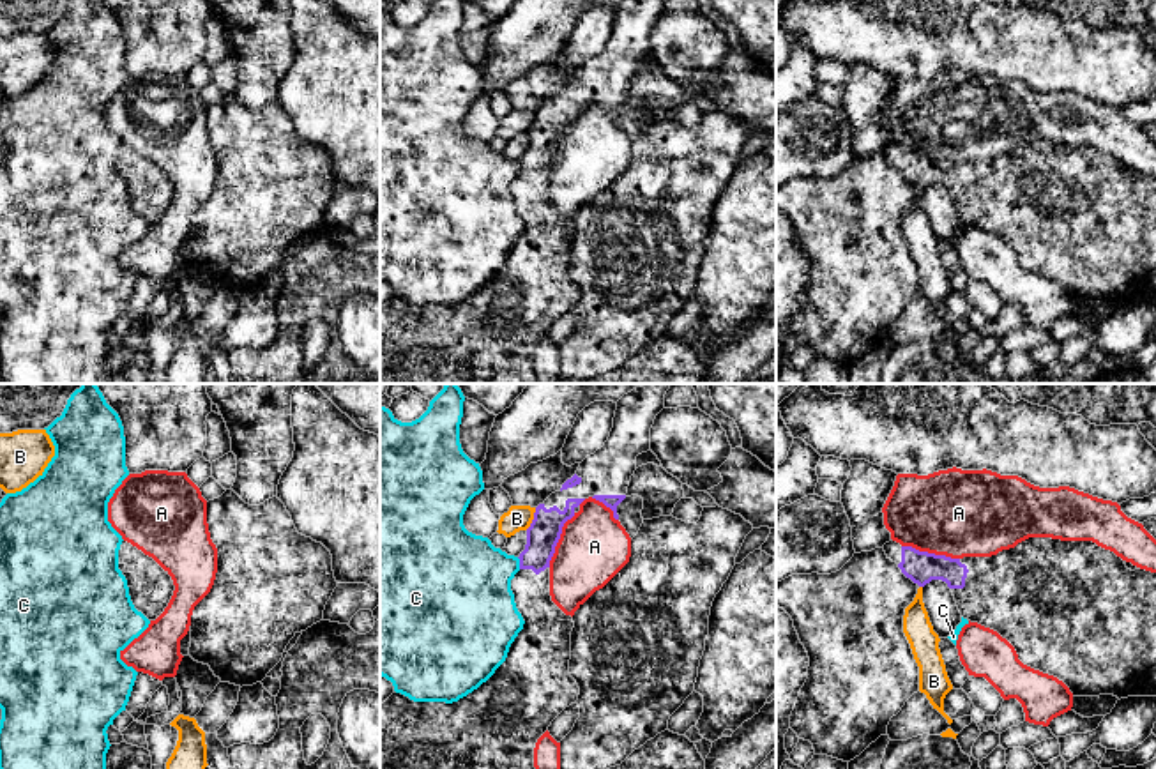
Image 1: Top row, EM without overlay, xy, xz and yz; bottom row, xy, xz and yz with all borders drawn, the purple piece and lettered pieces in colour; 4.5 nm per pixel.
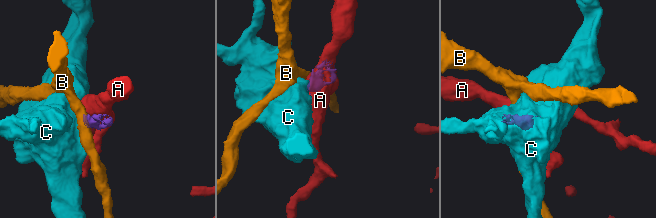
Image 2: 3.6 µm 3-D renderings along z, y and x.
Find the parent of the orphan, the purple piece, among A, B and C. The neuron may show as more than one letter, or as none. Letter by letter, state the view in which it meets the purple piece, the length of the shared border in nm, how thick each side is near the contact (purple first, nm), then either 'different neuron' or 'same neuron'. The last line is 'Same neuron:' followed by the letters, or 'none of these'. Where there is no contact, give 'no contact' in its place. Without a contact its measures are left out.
A: meets purple in yz; contact 280 nm long; 150 nm thick on the purple side, 400 nm on the other; different neuron
B: meets purple in xz; contact 120 nm long; 150 nm thick on the purple side, 110 nm on the other; different neuron
C: meets purple in xz; contact 60 nm long; 150 nm thick on the purple side, 380 nm on the other; different neuron
Same neuron: none of these

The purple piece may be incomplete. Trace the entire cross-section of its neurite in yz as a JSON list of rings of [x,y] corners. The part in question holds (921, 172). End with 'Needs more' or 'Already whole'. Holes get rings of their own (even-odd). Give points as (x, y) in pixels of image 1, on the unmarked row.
[[[1029,141],[1018,147],[1015,152],[1002,154],[992,161],[963,161],[963,163],[951,163],[946,159],[919,156],[912,150],[901,150],[896,145],[889,145],[882,152],[887,163],[896,166],[901,177],[919,191],[924,191],[932,184],[946,186],[954,200],[956,210],[963,223],[997,235],[1015,251],[1018,263],[1023,269],[1057,281],[1069,292],[1073,301],[1114,299],[1119,304],[1128,301],[1156,301],[1156,177],[1140,171],[1131,175],[1126,171],[1121,161],[1117,161],[1110,154],[1098,150],[1092,145],[1061,145],[1052,141]]]. Needs more

